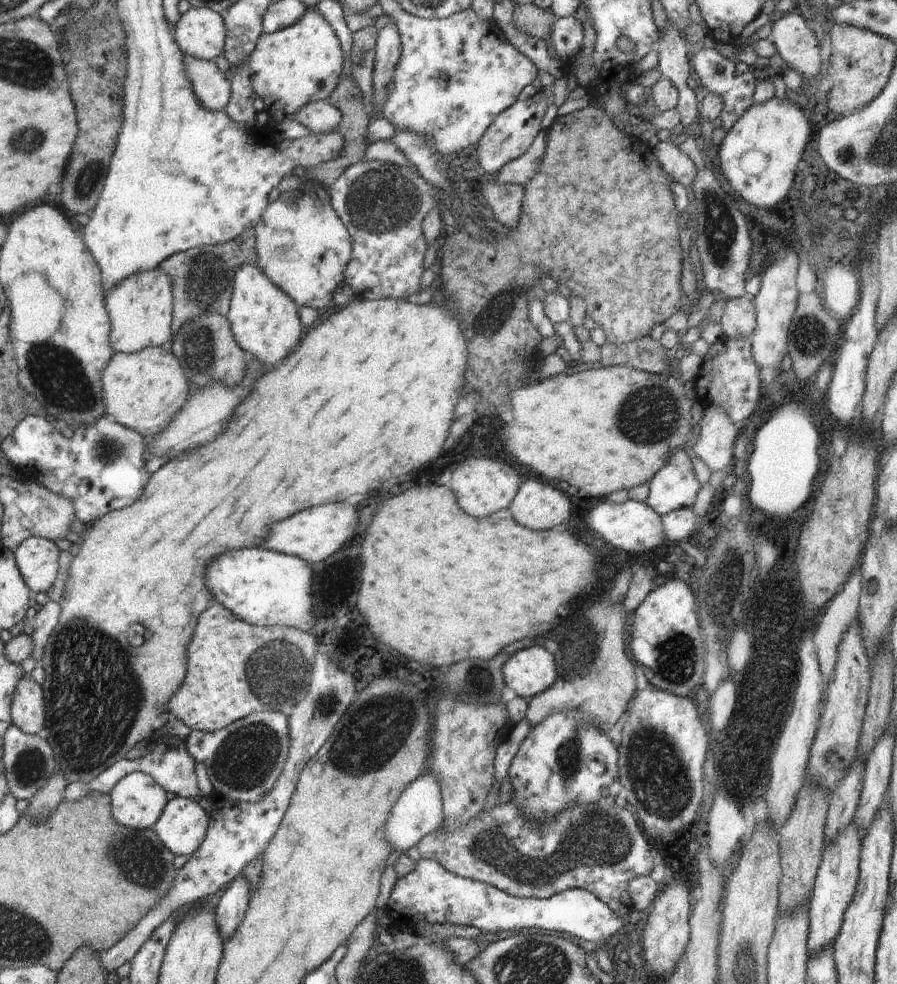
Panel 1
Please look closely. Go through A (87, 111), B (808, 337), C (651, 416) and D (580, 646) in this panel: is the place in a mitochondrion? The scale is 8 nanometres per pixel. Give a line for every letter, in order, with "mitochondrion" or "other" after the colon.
A: other
B: mitochondrion
C: mitochondrion
D: mitochondrion

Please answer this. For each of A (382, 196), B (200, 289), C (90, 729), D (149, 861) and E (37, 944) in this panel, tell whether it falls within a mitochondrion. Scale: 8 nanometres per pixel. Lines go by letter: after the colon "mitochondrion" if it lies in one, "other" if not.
A: mitochondrion
B: mitochondrion
C: mitochondrion
D: mitochondrion
E: mitochondrion

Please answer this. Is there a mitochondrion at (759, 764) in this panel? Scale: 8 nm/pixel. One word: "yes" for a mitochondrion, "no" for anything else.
no

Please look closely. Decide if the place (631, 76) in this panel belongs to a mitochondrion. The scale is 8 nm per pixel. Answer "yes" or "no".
no

